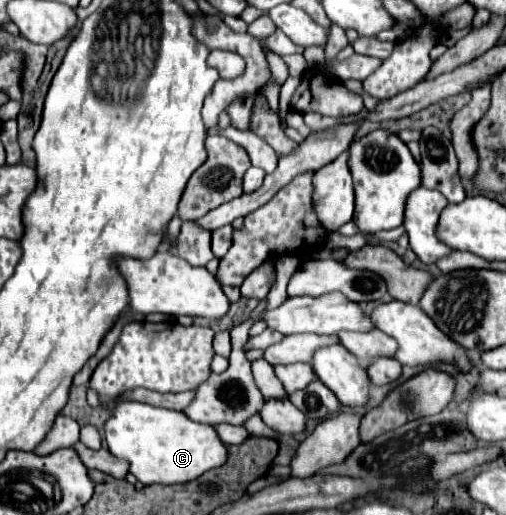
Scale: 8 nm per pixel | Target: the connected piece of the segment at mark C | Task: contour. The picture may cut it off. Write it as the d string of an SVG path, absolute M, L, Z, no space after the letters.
M131 400L115 404L105 424L105 440L113 456L131 462L129 472L137 476L143 486L185 484L227 462L227 448L213 426L193 422L183 412Z

